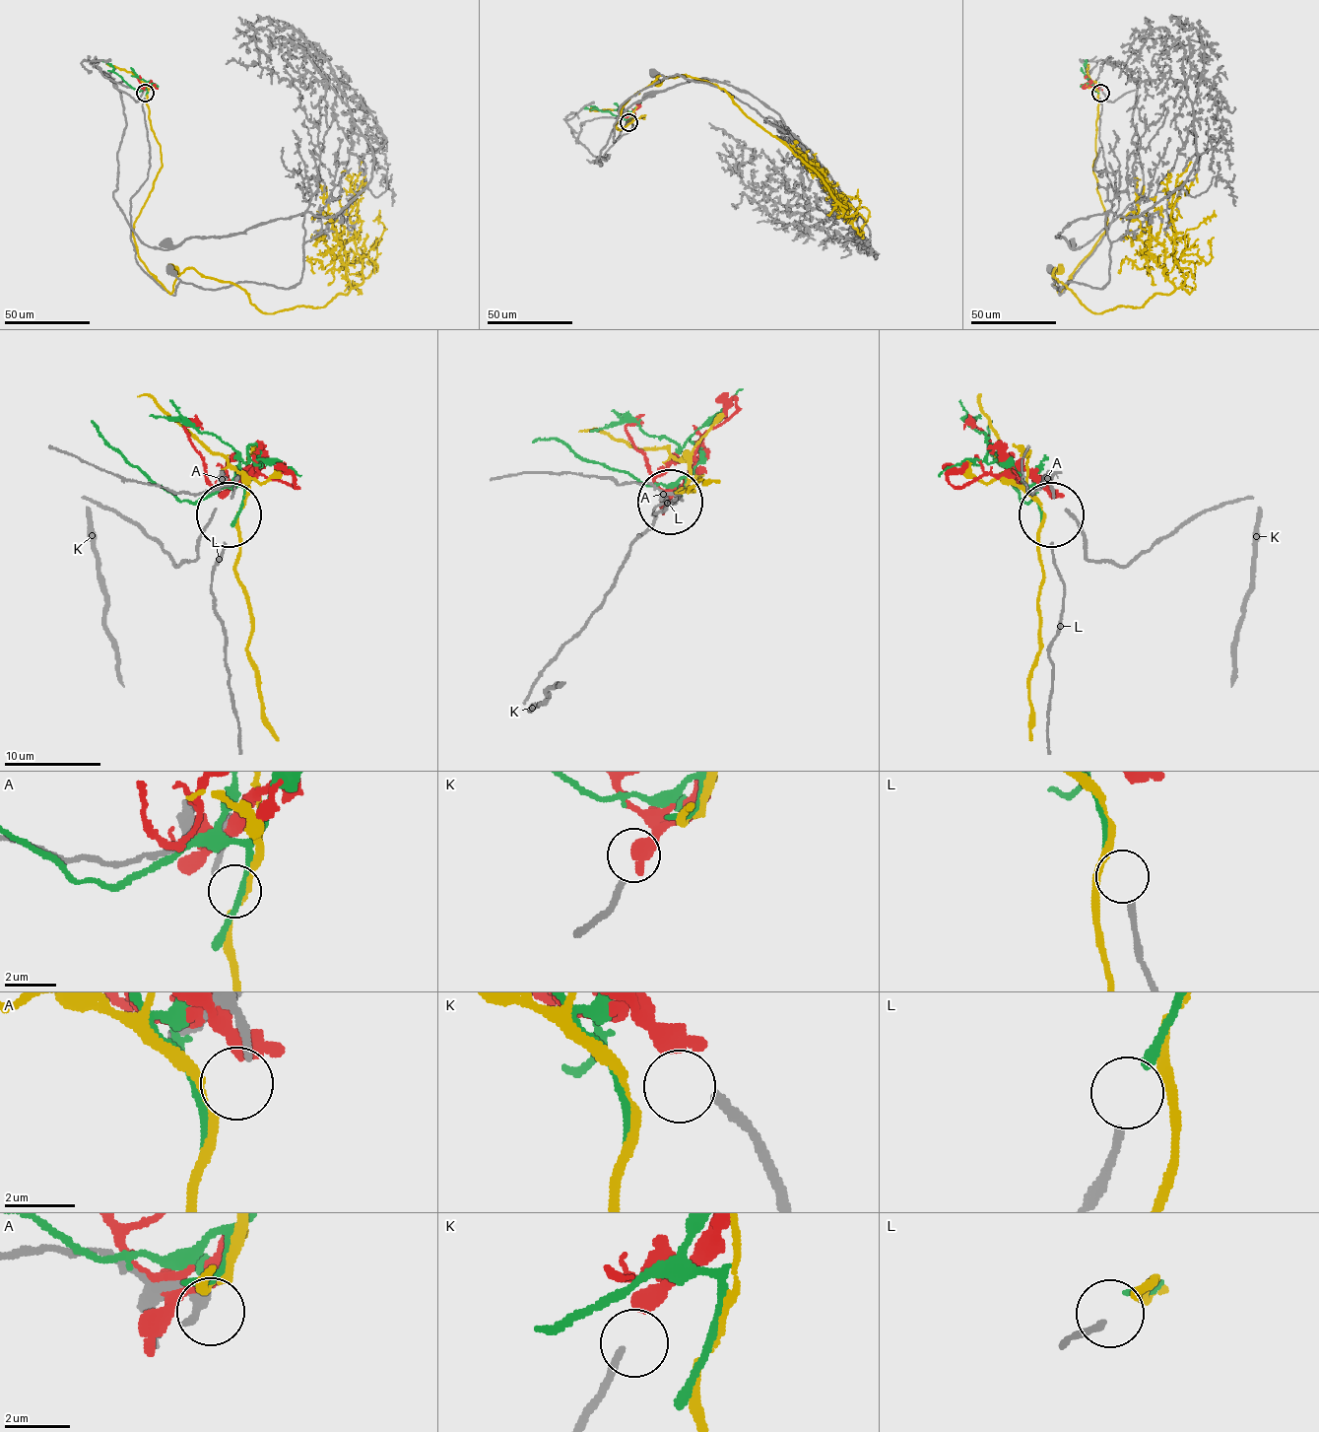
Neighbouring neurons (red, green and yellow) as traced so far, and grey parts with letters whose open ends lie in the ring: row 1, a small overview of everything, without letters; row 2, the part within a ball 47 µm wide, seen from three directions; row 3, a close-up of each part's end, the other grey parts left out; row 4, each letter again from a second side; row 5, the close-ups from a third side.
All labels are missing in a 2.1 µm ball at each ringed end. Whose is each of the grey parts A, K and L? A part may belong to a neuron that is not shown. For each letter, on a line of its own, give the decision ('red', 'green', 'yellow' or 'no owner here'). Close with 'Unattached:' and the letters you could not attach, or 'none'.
A: yellow
K: red
L: green
Unattached: none

